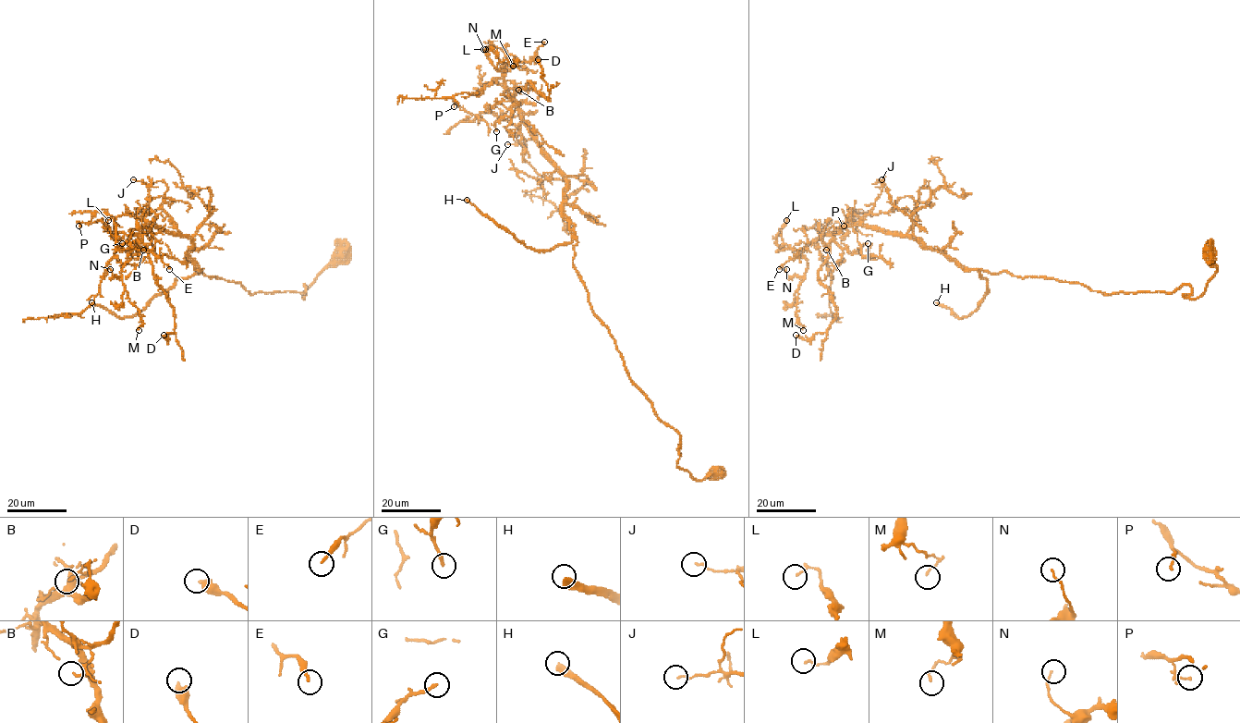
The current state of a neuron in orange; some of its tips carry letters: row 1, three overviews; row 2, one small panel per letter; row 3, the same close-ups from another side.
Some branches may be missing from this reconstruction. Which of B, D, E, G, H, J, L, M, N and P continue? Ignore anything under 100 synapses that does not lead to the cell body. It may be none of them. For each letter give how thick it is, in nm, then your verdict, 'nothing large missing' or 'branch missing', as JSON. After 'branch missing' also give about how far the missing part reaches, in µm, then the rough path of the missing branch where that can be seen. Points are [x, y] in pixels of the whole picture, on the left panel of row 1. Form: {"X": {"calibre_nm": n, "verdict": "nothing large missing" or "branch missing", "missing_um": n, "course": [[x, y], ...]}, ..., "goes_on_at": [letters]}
{"B": {"calibre_nm": 130, "verdict": "nothing large missing"}, "D": {"calibre_nm": 460, "verdict": "nothing large missing"}, "E": {"calibre_nm": 180, "verdict": "nothing large missing"}, "G": {"calibre_nm": 190, "verdict": "nothing large missing"}, "H": {"calibre_nm": 300, "verdict": "branch missing", "missing_um": 200}, "J": {"calibre_nm": 110, "verdict": "nothing large missing"}, "L": {"calibre_nm": 150, "verdict": "nothing large missing"}, "M": {"calibre_nm": 110, "verdict": "nothing large missing"}, "N": {"calibre_nm": 110, "verdict": "nothing large missing"}, "P": {"calibre_nm": 150, "verdict": "nothing large missing"}, "goes_on_at": ["H"]}

